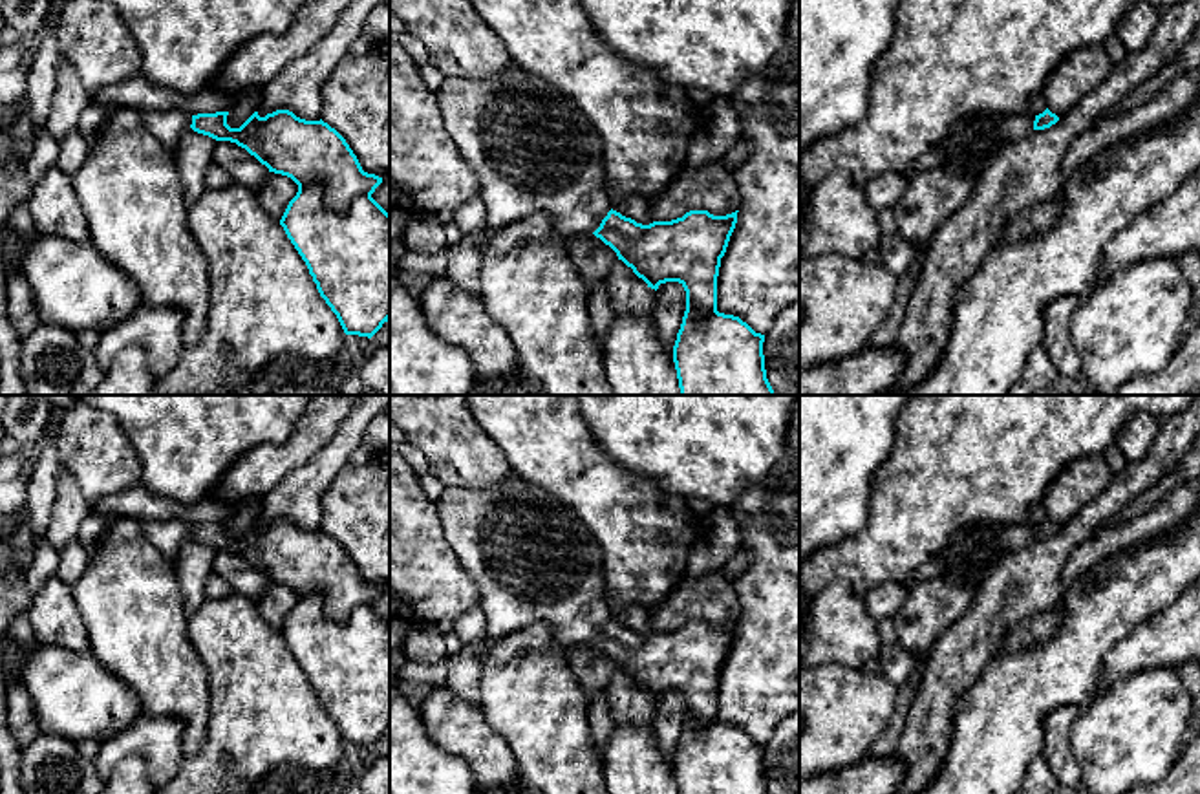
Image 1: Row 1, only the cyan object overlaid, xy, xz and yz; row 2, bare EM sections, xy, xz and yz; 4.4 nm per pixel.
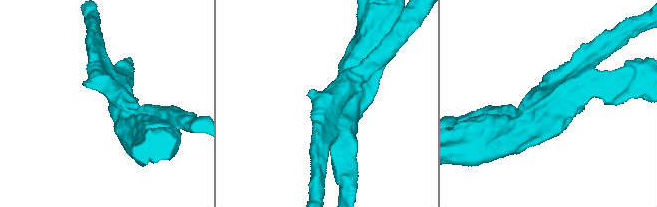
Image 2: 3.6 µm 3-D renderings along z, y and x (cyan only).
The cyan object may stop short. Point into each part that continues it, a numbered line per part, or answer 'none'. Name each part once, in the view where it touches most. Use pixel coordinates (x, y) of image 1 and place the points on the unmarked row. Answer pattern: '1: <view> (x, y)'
1: xz (535, 562)

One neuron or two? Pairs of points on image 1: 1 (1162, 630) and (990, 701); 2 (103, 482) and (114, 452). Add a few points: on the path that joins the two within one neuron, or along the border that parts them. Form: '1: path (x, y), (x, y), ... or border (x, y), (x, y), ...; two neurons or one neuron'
1: border (1140, 622), (1105, 655), (1092, 692); two neurons
2: path (103, 474), (107, 460); one neuron

